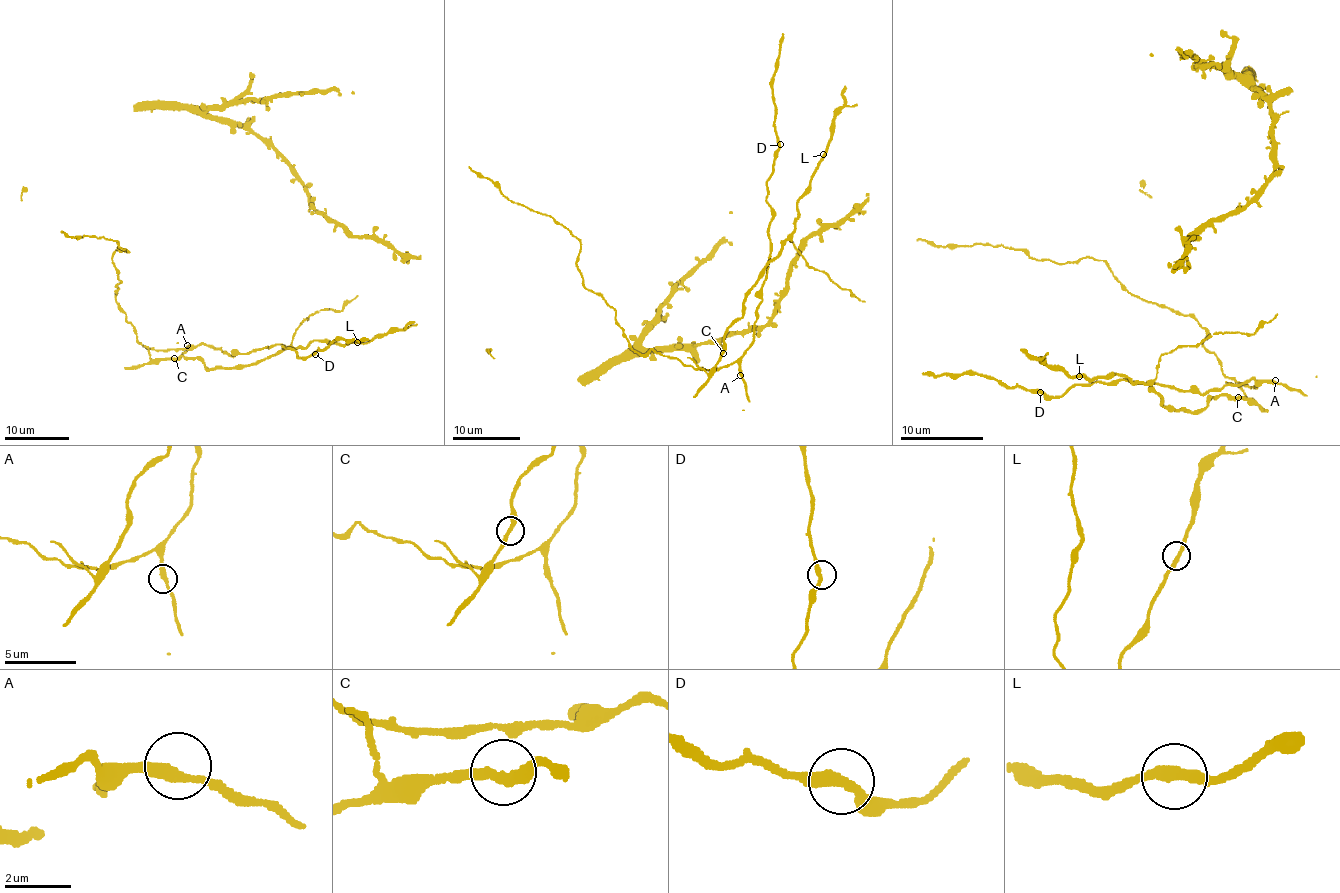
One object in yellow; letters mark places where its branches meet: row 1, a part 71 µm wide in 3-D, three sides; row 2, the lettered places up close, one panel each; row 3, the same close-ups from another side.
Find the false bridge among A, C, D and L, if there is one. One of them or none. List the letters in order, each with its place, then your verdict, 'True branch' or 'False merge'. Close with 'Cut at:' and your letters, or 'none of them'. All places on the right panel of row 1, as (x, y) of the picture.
A: Place: (1275, 380). True branch
C: Place: (1238, 397). True branch
D: Place: (1040, 392). True branch
L: Place: (1079, 376). True branch
Cut at: none of them

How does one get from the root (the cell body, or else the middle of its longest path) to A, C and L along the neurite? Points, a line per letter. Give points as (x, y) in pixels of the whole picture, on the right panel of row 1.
A: (1153, 387), (1165, 406), (1202, 411), (1208, 399), (1217, 395), (1251, 399), (1242, 387), (1258, 387), (1275, 380)
C: (1153, 387), (1165, 406), (1189, 411), (1202, 411), (1208, 399), (1217, 395), (1238, 397)
L: (1153, 387), (1148, 383), (1131, 383), (1119, 375), (1093, 378), (1079, 376)

